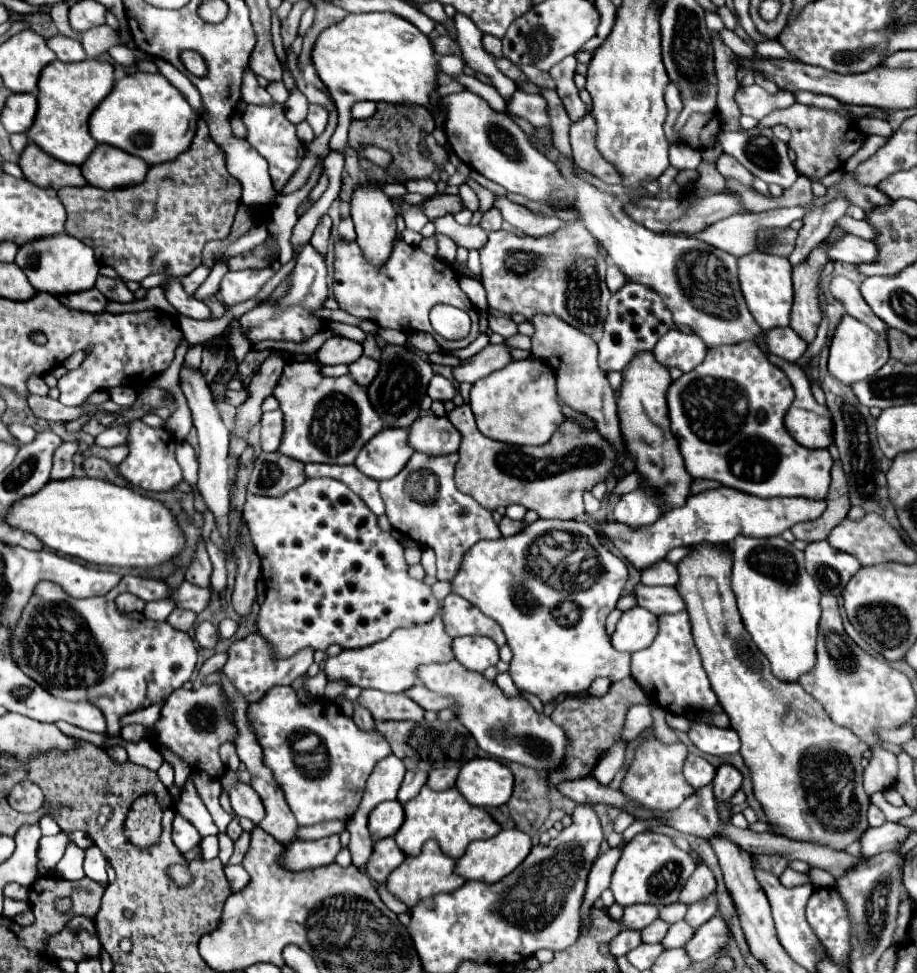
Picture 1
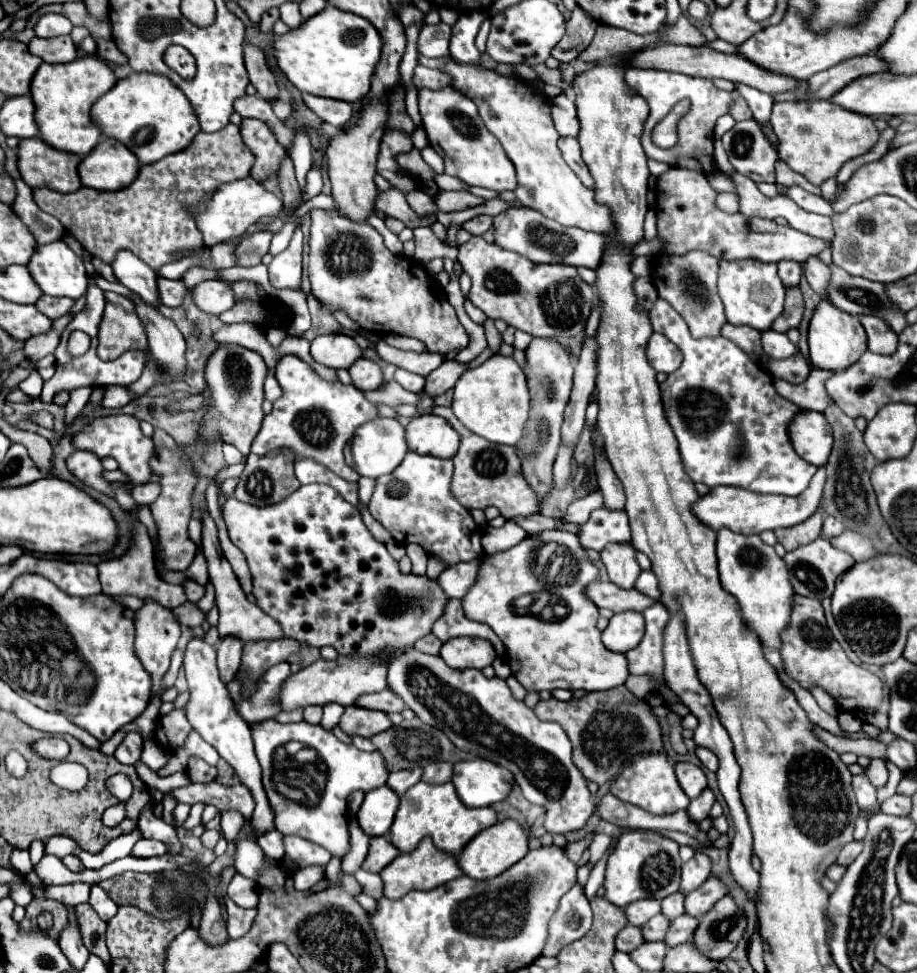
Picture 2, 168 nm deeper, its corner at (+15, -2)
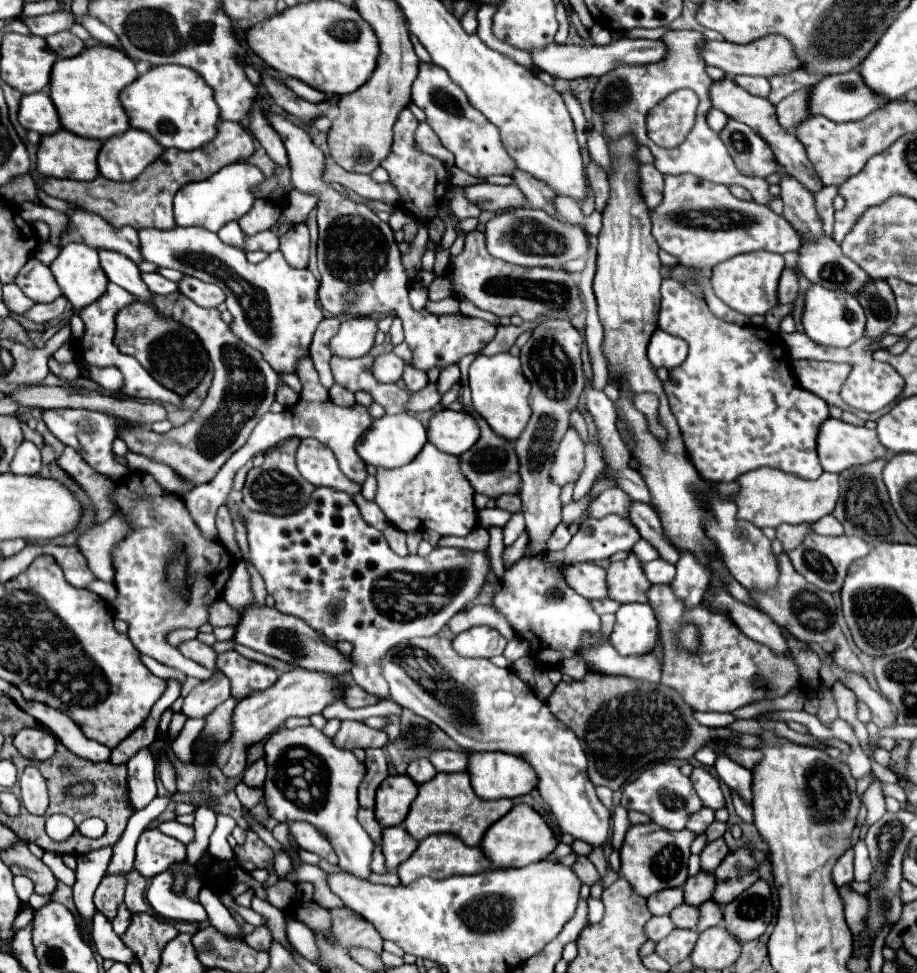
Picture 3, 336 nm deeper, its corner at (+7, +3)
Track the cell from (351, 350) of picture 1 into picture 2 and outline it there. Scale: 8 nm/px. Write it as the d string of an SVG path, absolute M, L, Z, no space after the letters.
M321 335L311 341L311 355L315 361L333 367L333 369L349 369L359 357L361 349L351 335Z

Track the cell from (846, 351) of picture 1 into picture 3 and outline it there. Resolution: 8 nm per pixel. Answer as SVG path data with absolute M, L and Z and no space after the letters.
M813 286L805 296L803 326L805 326L805 334L821 346L849 348L851 344L855 344L865 336L865 312L861 304L847 292L835 292L821 286Z

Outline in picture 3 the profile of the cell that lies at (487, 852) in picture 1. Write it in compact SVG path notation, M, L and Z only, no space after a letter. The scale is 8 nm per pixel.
M517 804L485 832L479 848L493 868L521 868L535 860L547 858L553 852L555 844L557 840L545 820L531 806Z

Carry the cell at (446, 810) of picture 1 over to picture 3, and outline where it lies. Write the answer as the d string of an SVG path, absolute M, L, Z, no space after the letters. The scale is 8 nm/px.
M467 772L455 774L437 774L429 784L419 786L419 794L411 804L407 818L403 820L405 830L413 836L413 840L421 842L423 838L439 832L455 834L463 840L465 846L479 846L487 828L505 816L511 810L511 800L483 800L479 798L469 782Z

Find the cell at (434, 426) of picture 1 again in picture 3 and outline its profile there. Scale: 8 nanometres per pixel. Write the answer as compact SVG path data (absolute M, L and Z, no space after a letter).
M437 410L427 426L427 440L441 452L461 456L479 438L479 426L465 412Z

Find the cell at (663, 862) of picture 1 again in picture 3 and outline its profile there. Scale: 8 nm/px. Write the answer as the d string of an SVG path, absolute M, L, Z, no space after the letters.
M657 824L631 826L621 846L621 876L629 880L633 892L645 898L665 888L683 886L687 880L687 860L691 854L689 846L695 838L697 834L689 832L687 828L681 832L671 832Z

